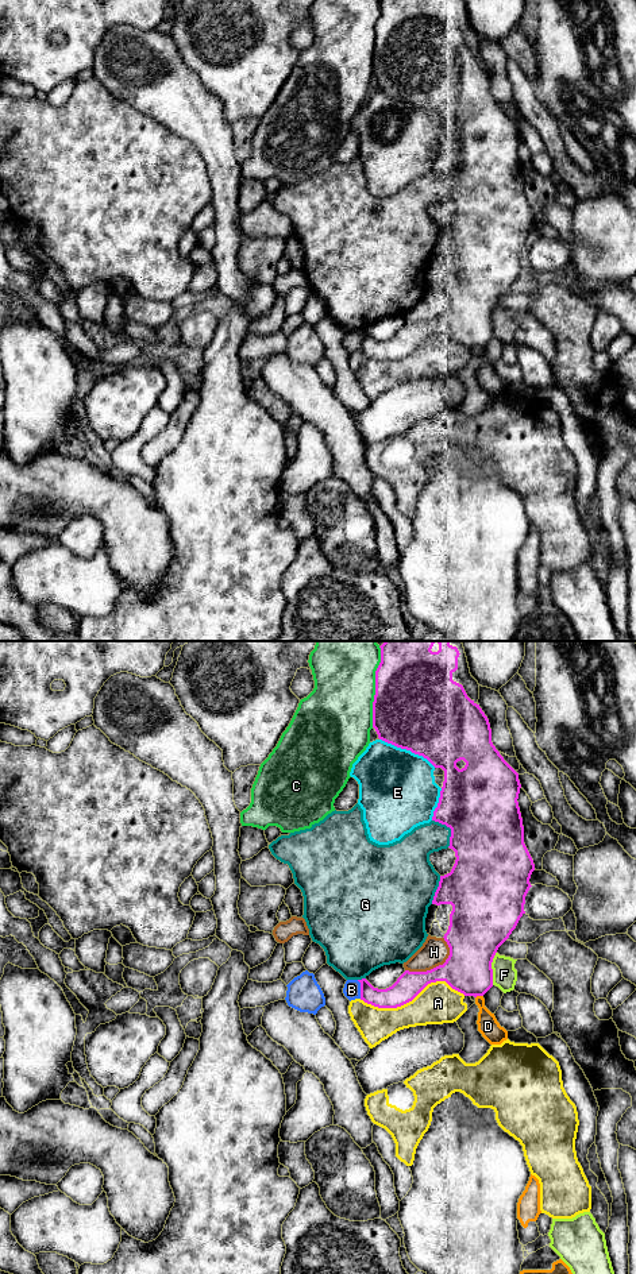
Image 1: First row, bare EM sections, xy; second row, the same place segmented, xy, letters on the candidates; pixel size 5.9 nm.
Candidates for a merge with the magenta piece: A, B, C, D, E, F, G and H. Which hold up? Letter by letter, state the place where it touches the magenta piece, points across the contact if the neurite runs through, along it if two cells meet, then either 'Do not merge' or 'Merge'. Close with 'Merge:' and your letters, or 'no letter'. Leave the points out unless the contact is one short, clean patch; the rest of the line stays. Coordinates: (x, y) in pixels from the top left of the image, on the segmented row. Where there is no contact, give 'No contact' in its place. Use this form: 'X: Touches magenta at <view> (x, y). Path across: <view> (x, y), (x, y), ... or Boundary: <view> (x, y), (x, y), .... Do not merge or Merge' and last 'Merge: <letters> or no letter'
A: Touches magenta at xy (412, 999). Do not merge
B: Touches magenta at xy (361, 989). Boundary: xy (357, 980), (361, 988), (361, 998). Do not merge
C: Touches magenta at xy (376, 687). Do not merge
D: Touches magenta at xy (478, 995). Do not merge
E: Touches magenta at xy (408, 749). Do not merge
F: Touches magenta at xy (490, 968). Do not merge
G: Touches magenta at xy (450, 827). Do not merge
H: Touches magenta at xy (436, 966). Do not merge
Merge: no letter

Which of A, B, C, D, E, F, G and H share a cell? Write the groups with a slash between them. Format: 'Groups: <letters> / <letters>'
Groups: A / B / C / D / E / F / G / H

